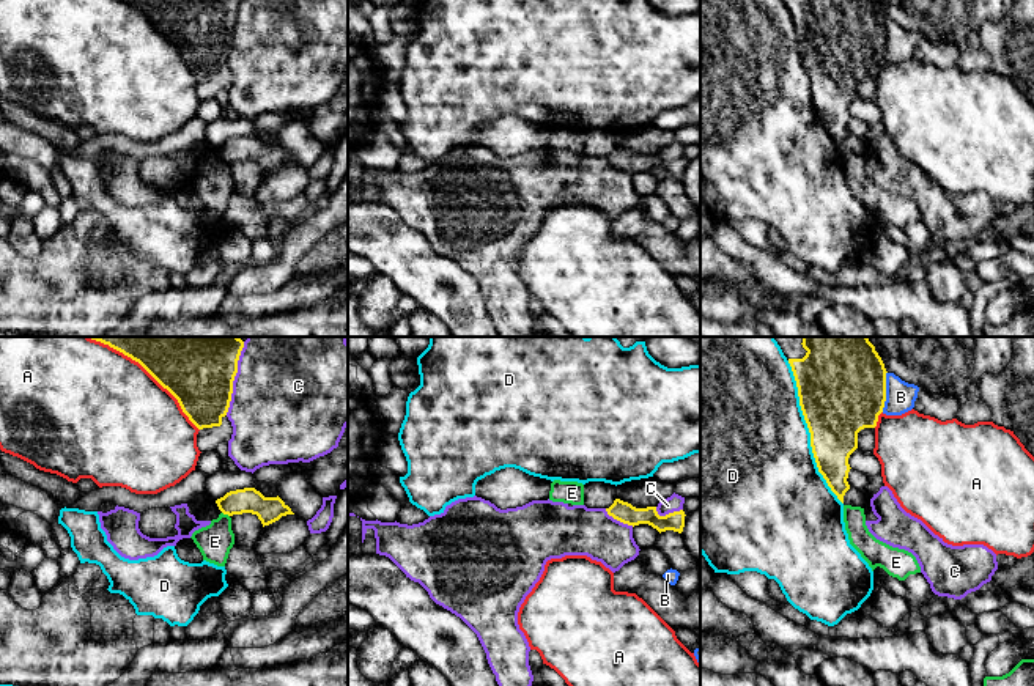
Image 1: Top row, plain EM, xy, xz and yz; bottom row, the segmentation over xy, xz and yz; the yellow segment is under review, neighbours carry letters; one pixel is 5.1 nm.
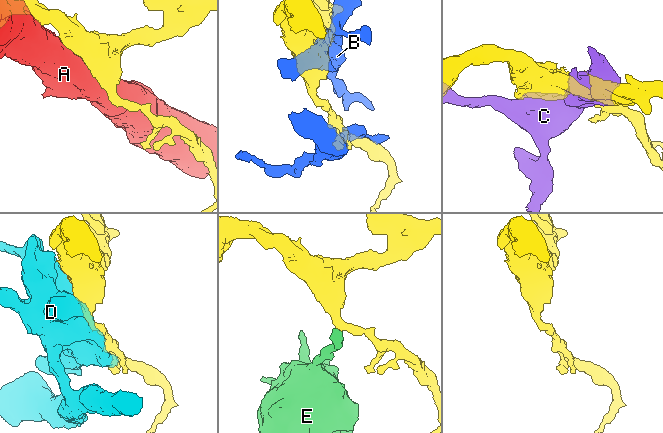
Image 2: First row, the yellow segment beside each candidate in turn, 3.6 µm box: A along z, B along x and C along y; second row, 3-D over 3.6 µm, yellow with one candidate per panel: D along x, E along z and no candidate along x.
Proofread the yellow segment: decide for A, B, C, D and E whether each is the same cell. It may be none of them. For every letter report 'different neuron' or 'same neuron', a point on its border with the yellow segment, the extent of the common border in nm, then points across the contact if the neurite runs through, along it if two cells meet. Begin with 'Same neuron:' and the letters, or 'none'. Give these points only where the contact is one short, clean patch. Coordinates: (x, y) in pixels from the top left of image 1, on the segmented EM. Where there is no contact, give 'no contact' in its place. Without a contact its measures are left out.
Same neuron: none
A: different neuron; meets yellow in xy at (147, 370); contact 750 nm long
B: different neuron; meets yellow in yz at (885, 392); contact 200 nm long
C: different neuron; meets yellow in xy at (233, 378); contact 380 nm long
D: different neuron; meets yellow in yz at (809, 431); contact 800 nm long
E: different neuron; meets yellow in xy at (225, 513); contact 50 nm long; border along xy (222, 512), (228, 516)

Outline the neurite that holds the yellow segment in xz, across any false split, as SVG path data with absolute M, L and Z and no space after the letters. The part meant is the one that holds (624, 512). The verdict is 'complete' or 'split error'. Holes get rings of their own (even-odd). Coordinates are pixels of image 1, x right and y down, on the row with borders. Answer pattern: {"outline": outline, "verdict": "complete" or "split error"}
{"outline": "M615 499L614 503L606 508L607 514L614 519L628 524L628 526L639 526L648 524L656 529L659 533L666 530L674 530L681 533L685 527L685 511L674 511L666 516L659 516L656 507L647 508L636 508L628 502Z", "verdict": "complete"}

